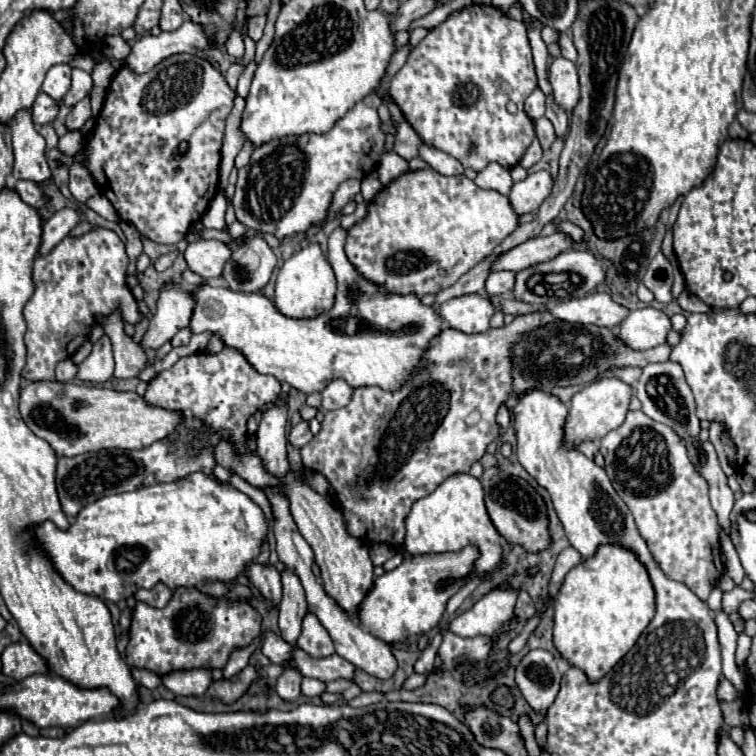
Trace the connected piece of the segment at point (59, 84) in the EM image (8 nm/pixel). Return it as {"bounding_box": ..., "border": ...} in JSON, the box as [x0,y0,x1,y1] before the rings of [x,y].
{"bounding_box":[41,64,71,102],"border":[[[57,64],[47,72],[41,90],[59,102],[69,92],[69,86],[71,86],[71,66]]]}

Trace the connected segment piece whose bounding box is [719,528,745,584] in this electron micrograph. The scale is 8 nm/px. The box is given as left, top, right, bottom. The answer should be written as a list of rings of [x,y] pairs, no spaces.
[[[719,528],[719,542],[721,542],[721,556],[723,556],[723,566],[725,566],[725,574],[729,574],[733,578],[735,584],[741,584],[745,572],[743,566],[737,558],[737,552],[731,544],[731,538],[727,536],[727,532],[723,528]]]

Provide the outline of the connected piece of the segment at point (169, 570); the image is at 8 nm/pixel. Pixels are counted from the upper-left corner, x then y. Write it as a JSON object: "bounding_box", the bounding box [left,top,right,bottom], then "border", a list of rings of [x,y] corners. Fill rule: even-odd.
{"bounding_box":[35,472,269,602],"border":[[[193,472],[185,476],[185,480],[181,478],[169,484],[153,484],[133,492],[99,498],[97,502],[85,506],[79,512],[67,532],[53,526],[53,522],[43,522],[35,528],[41,548],[49,554],[57,572],[75,590],[97,594],[99,598],[111,602],[119,602],[121,598],[133,596],[137,588],[153,588],[157,582],[165,582],[169,588],[199,588],[205,582],[215,580],[233,582],[237,576],[243,574],[247,564],[251,564],[259,556],[267,532],[269,524],[263,510],[247,494],[235,490],[233,486],[221,480],[217,482],[215,478],[203,472]],[[135,546],[145,550],[145,556],[139,564],[131,564],[127,560],[129,548]]]}

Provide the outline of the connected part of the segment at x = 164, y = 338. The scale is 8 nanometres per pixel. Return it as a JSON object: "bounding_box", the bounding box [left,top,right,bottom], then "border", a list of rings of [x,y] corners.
{"bounding_box":[141,282,195,350],"border":[[[175,282],[163,284],[157,300],[157,312],[151,318],[141,348],[157,350],[165,342],[169,342],[177,334],[177,330],[189,326],[193,308],[195,308],[195,296],[191,290],[185,290],[181,284]]]}

